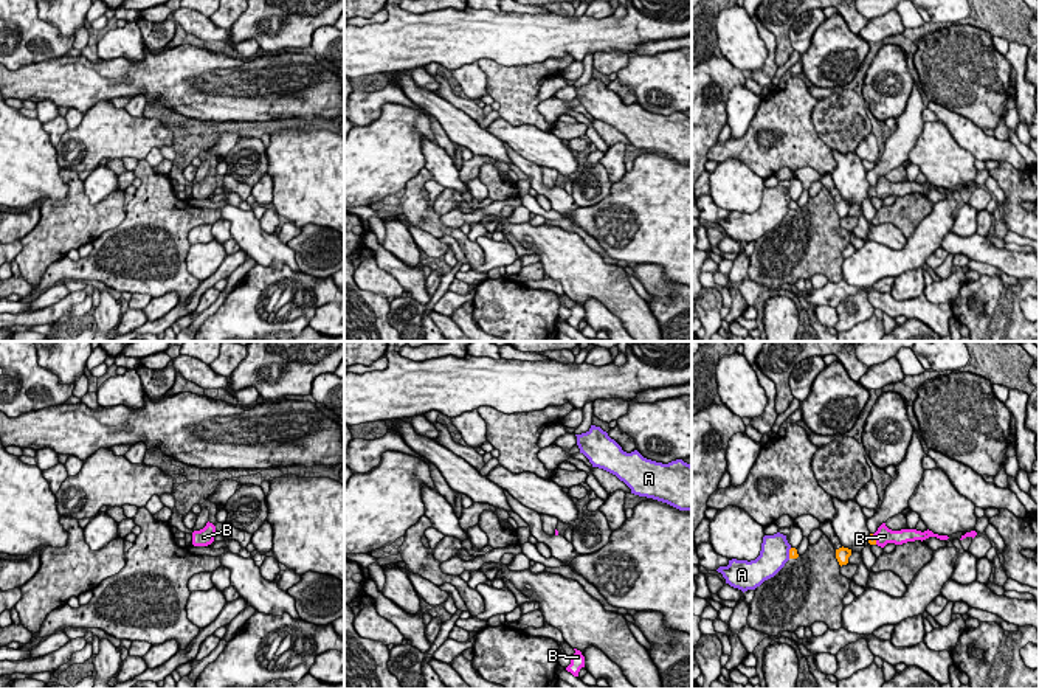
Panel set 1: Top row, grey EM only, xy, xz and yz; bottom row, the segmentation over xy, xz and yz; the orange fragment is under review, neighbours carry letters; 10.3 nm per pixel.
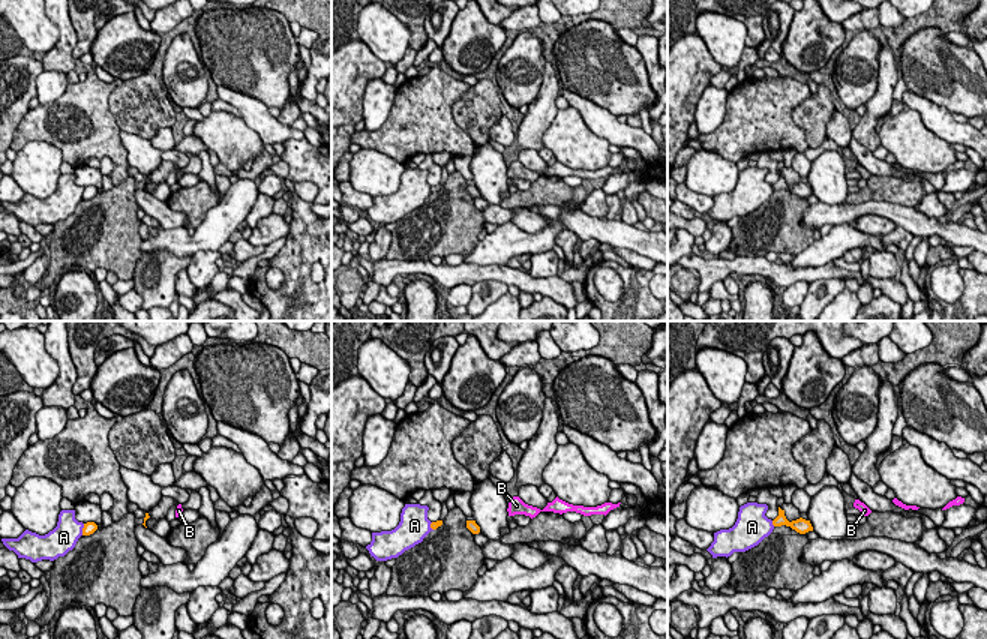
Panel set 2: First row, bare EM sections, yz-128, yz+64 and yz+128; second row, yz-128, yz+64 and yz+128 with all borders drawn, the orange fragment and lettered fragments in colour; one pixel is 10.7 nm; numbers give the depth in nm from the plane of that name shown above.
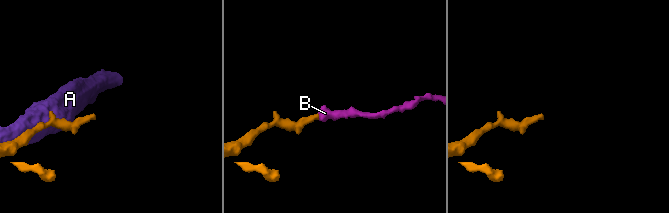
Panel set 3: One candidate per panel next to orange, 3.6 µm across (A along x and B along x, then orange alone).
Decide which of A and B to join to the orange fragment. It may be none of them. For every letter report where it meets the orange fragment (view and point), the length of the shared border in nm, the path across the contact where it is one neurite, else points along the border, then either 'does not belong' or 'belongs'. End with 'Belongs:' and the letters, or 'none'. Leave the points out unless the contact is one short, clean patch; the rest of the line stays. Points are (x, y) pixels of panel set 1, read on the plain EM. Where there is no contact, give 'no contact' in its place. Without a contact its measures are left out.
A: yz (790, 205) | 120 nm | does not belong
B: yz (875, 191) | 120 nm | across yz (872, 191), (875, 191), (884, 188) | belongs
Belongs: B

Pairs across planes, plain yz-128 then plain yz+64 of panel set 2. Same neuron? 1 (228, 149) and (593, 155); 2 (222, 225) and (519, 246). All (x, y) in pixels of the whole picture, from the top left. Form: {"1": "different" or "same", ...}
{"1": "same", "2": "same"}

